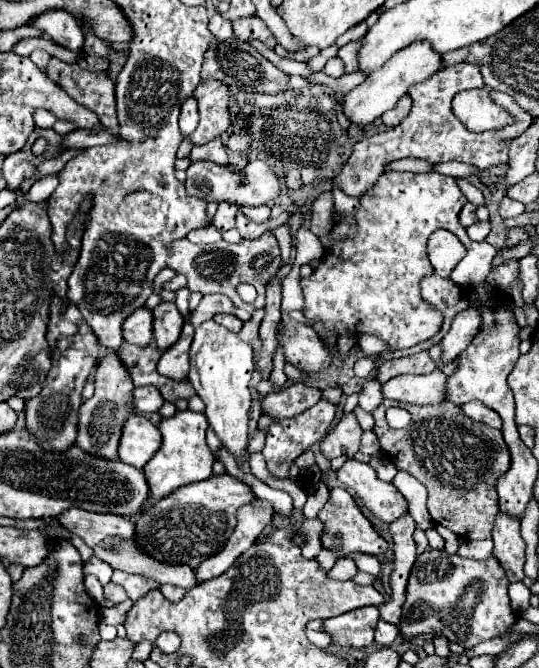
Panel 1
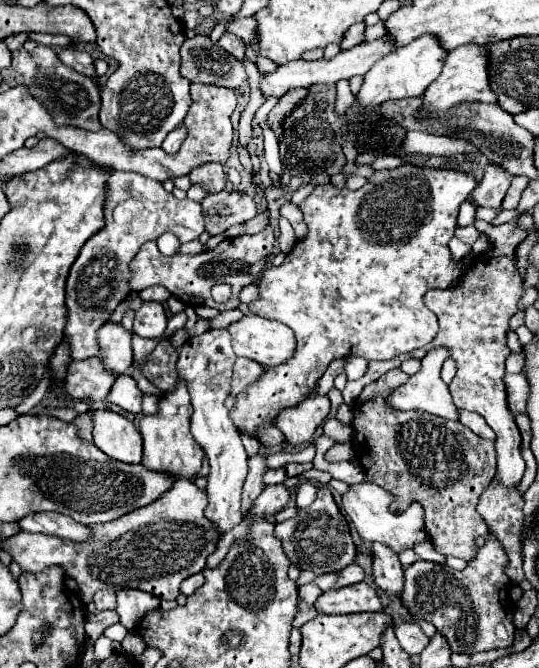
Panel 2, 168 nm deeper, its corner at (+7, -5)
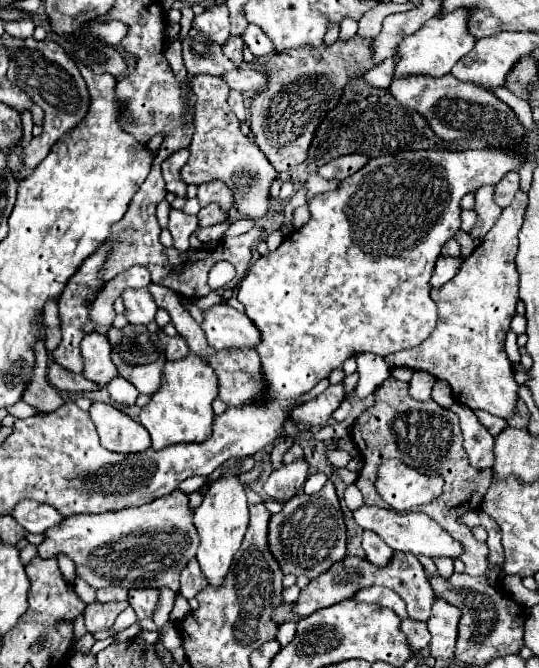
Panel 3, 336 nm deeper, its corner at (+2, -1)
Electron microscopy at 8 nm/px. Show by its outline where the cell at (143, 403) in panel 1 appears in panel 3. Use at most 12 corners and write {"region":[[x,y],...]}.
{"region":[[122,377],[106,385],[110,399],[120,405],[134,405],[138,391]]}

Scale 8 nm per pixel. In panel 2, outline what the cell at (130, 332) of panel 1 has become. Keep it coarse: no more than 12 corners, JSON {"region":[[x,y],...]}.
{"region":[[121,323],[99,329],[105,367],[127,373],[133,365],[133,331]]}

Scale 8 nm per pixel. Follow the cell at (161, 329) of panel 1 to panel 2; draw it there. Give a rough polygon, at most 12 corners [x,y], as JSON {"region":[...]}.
{"region":[[149,301],[137,309],[133,331],[159,339],[167,329],[161,303]]}

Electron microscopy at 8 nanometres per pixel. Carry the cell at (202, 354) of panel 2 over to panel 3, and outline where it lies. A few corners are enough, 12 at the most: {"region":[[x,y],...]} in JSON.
{"region":[[238,473],[210,485],[194,513],[208,587],[226,579],[248,527]]}

